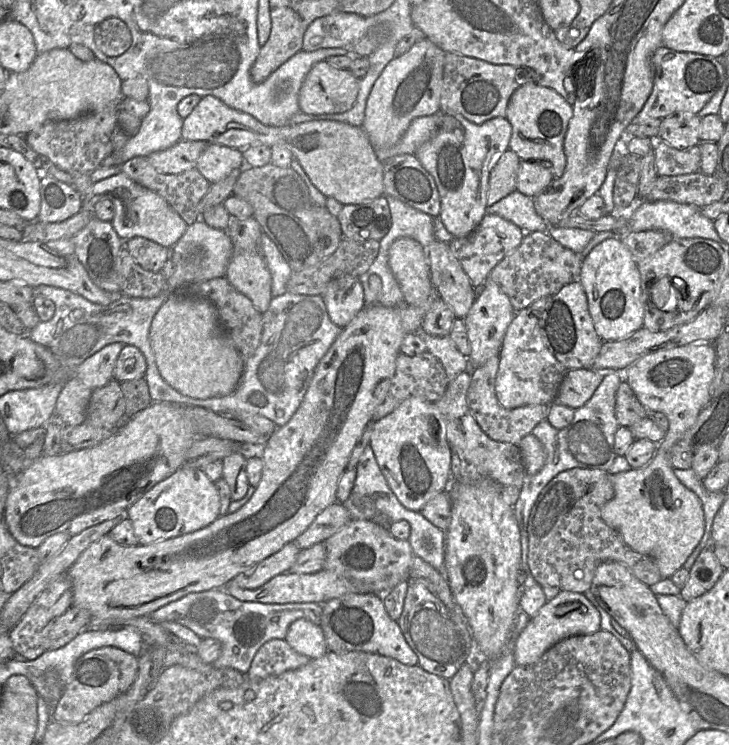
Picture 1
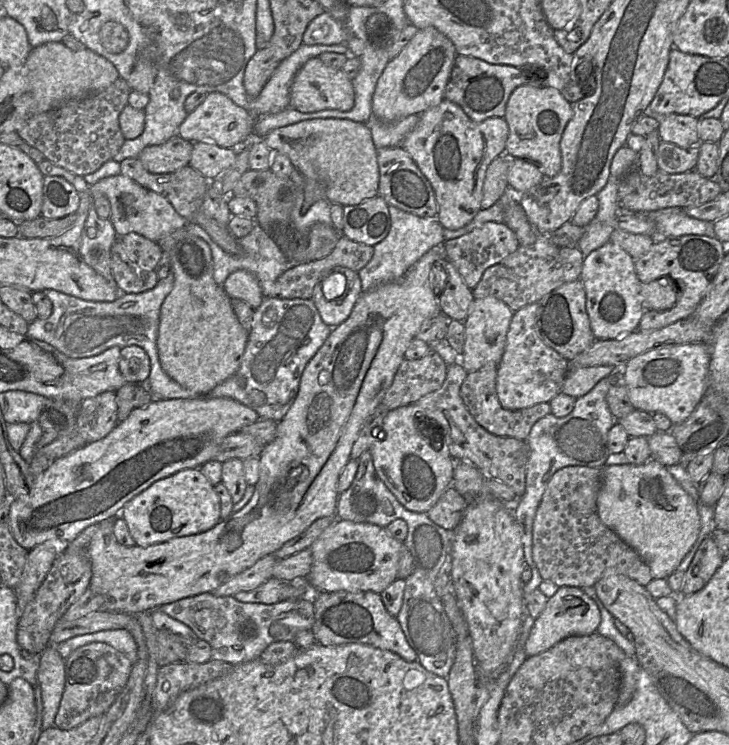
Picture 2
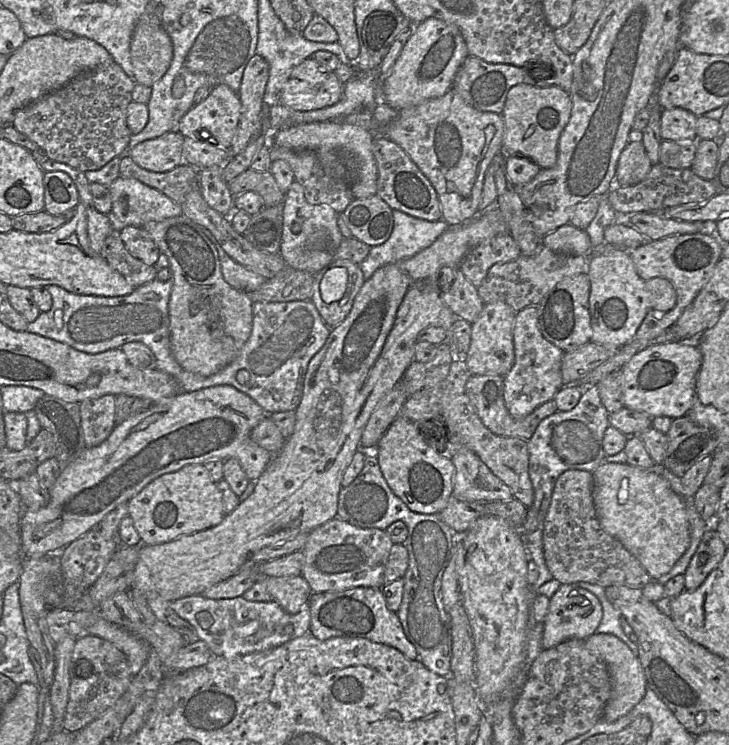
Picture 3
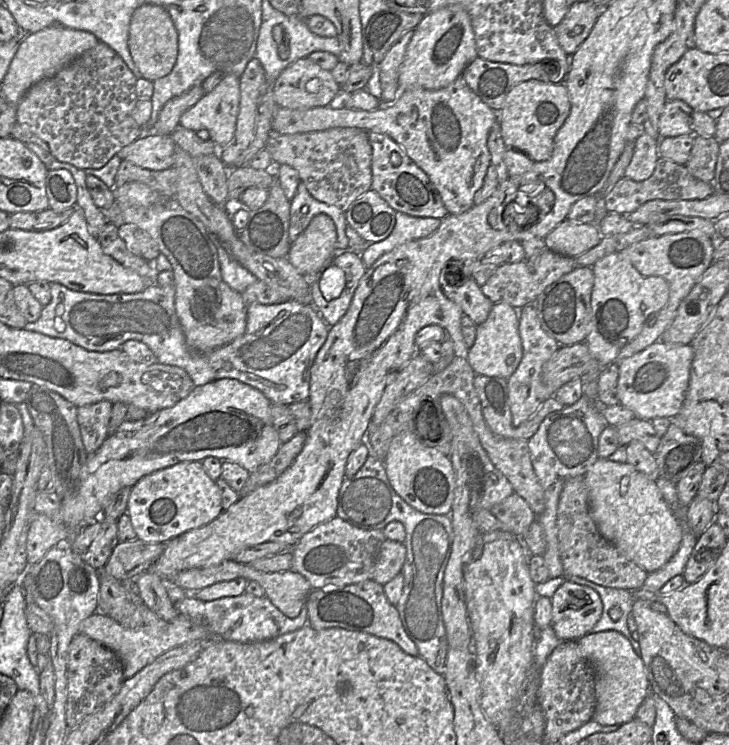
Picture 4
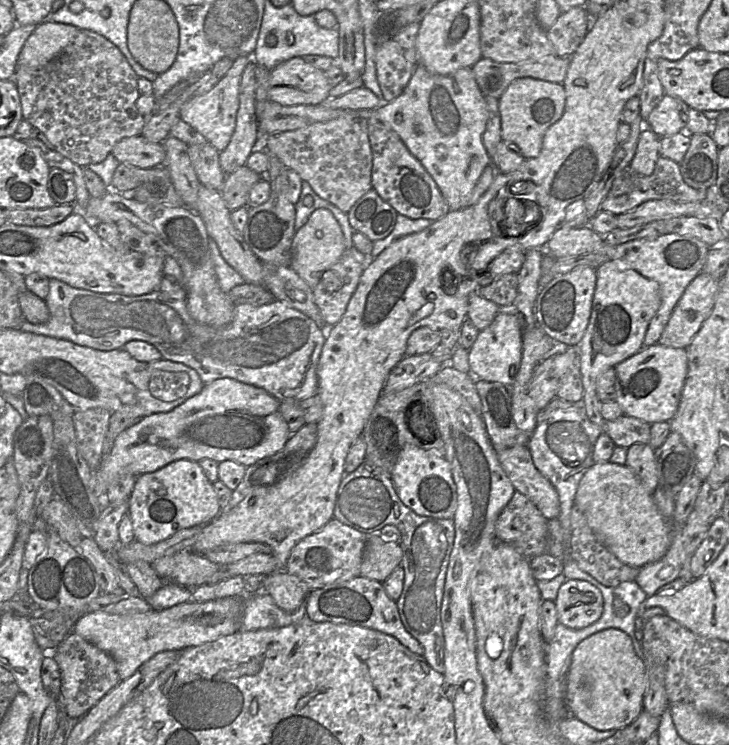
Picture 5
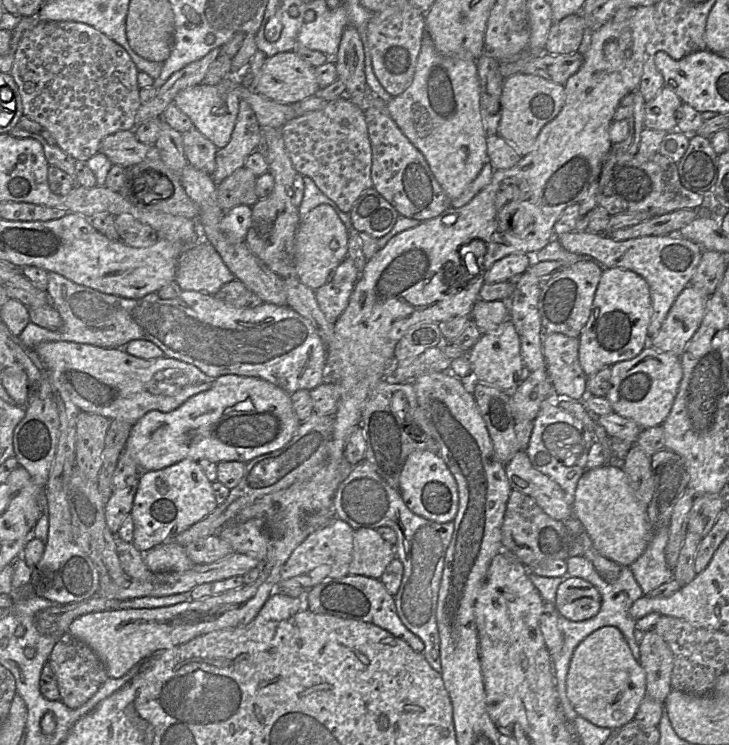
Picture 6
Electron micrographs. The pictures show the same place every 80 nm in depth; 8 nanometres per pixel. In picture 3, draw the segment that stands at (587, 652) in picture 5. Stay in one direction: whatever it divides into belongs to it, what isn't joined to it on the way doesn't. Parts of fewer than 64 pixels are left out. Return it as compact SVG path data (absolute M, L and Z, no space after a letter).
M594 633L585 639L585 644L607 665L612 678L611 696L605 706L603 719L615 721L627 714L643 698L647 684L638 658L618 637L608 633Z

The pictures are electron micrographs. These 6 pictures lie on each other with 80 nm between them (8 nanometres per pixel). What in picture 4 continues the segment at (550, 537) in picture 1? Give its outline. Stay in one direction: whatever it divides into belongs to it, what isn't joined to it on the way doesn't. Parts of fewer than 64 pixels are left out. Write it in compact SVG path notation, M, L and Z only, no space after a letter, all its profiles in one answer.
M584 476L565 482L559 497L556 525L564 576L578 576L598 585L629 591L642 588L648 573L628 560L599 533L589 512Z

